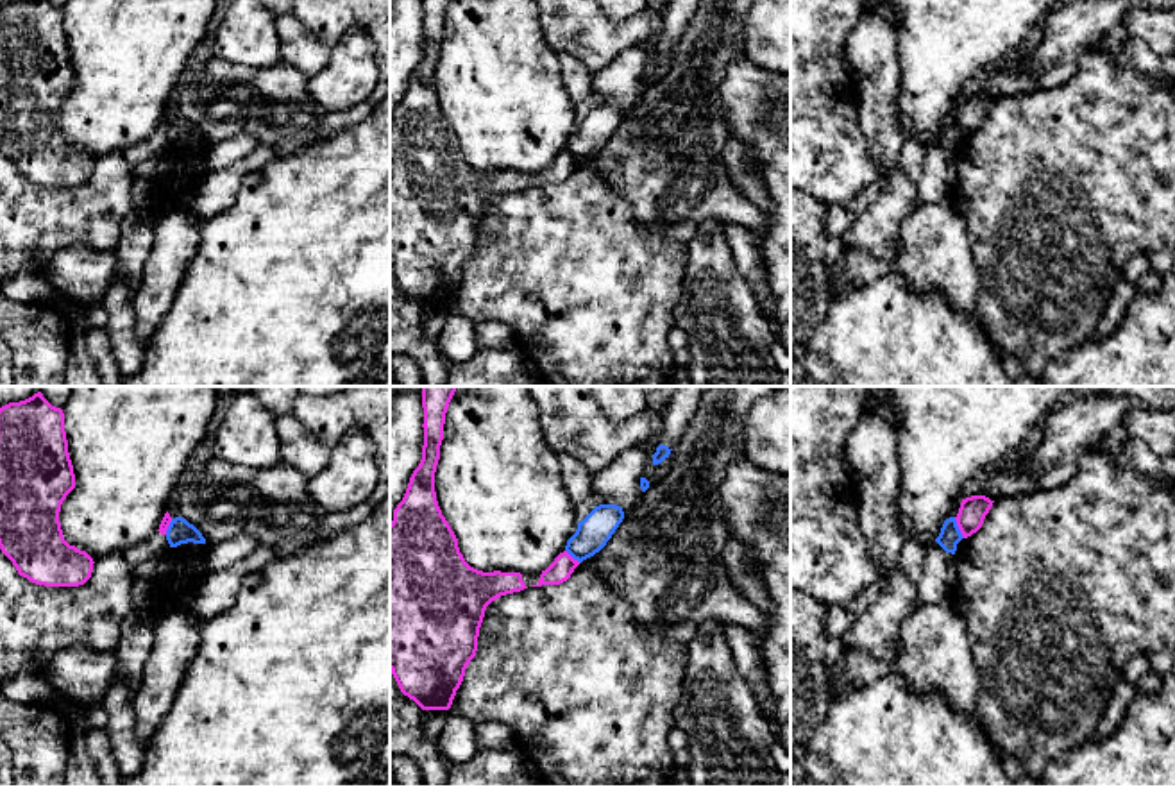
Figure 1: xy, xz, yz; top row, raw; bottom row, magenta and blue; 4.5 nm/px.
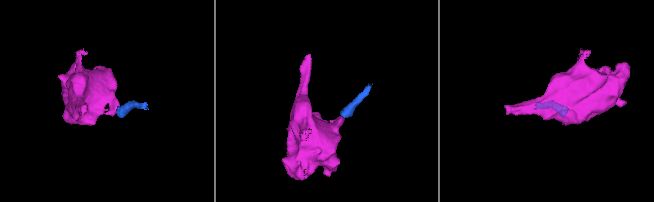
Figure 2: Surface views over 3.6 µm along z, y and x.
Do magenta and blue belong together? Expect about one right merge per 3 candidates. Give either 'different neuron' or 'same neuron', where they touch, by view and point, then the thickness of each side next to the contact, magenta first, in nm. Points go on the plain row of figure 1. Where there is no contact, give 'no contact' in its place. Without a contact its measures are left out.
different neuron; contact yz (959, 127); calibres 120 and 100 nm

